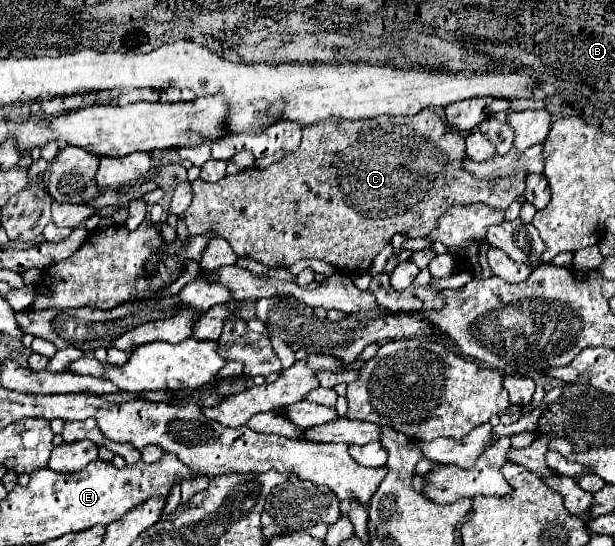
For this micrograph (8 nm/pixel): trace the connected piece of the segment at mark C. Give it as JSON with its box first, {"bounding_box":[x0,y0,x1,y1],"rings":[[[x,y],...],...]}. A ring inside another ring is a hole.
{"bounding_box":[183,108,525,276],"rings":[[[431,108],[421,110],[415,116],[381,116],[381,118],[371,118],[371,120],[357,120],[357,122],[321,122],[321,126],[309,126],[303,130],[303,140],[301,146],[297,148],[297,152],[289,154],[287,158],[283,158],[281,162],[271,164],[265,170],[255,170],[249,168],[245,172],[239,172],[235,176],[227,176],[219,182],[203,182],[203,180],[195,180],[191,184],[191,192],[193,192],[193,202],[191,206],[185,210],[183,220],[187,224],[189,236],[197,236],[197,234],[217,234],[221,238],[225,238],[233,252],[239,258],[253,258],[269,268],[291,268],[297,260],[303,258],[319,258],[323,262],[333,264],[337,270],[347,270],[347,276],[357,276],[369,270],[373,258],[383,250],[385,244],[391,242],[391,238],[397,232],[405,232],[409,234],[409,238],[423,238],[425,234],[429,234],[429,230],[433,230],[433,224],[437,224],[437,218],[455,204],[473,204],[473,202],[483,202],[489,204],[493,208],[505,210],[519,194],[523,194],[525,188],[525,174],[519,174],[511,180],[497,180],[497,182],[487,182],[487,180],[477,180],[469,174],[465,174],[459,168],[459,160],[465,156],[465,136],[457,130],[453,130],[453,126],[449,126],[441,116],[437,116]]]}

